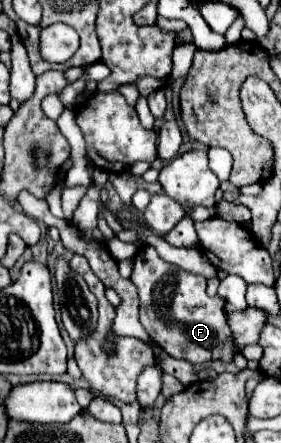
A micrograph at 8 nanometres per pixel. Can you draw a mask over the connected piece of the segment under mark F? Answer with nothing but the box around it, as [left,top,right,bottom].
[131,246,235,364]

